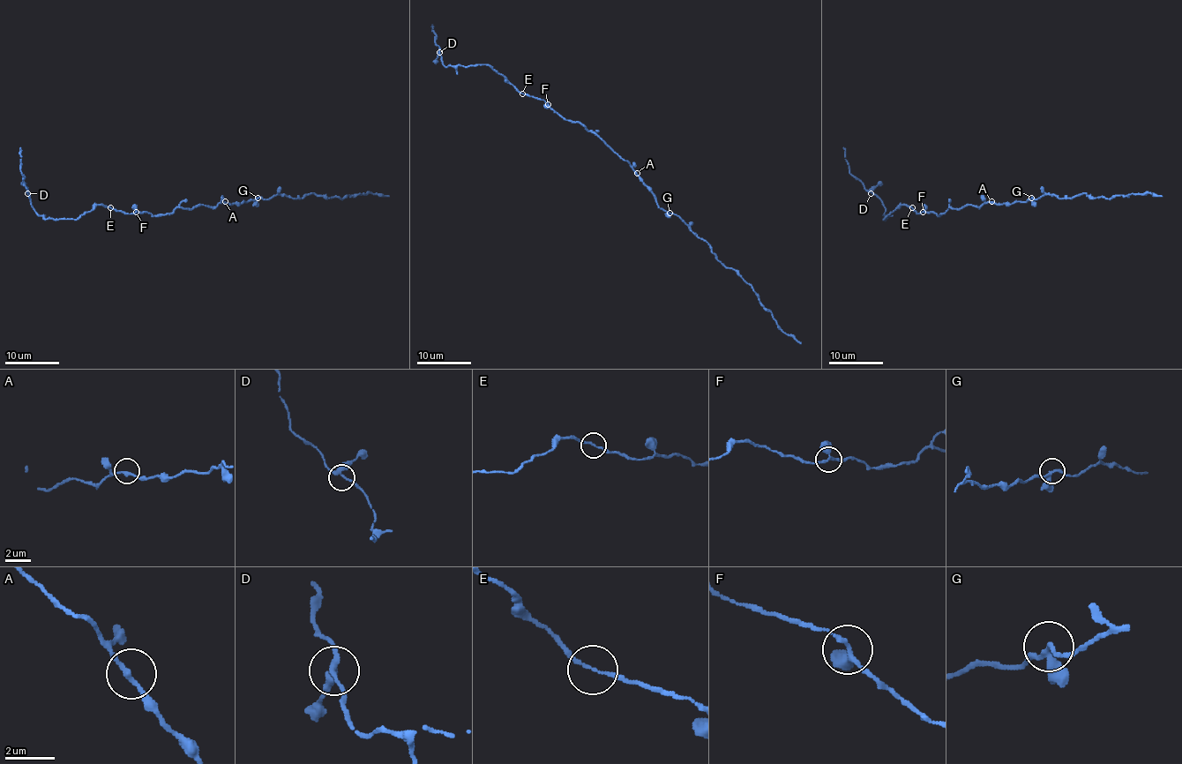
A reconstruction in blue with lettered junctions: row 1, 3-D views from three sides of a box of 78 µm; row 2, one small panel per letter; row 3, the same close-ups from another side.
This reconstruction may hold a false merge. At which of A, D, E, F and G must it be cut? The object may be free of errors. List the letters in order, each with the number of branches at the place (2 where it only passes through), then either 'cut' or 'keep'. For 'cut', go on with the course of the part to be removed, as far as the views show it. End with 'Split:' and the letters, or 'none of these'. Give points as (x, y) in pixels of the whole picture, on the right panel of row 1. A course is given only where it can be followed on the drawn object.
A: branches 2; keep
D: branches 3; keep
E: branches 2; keep
F: branches 3; keep
G: branches 3; keep
Split: none of these

